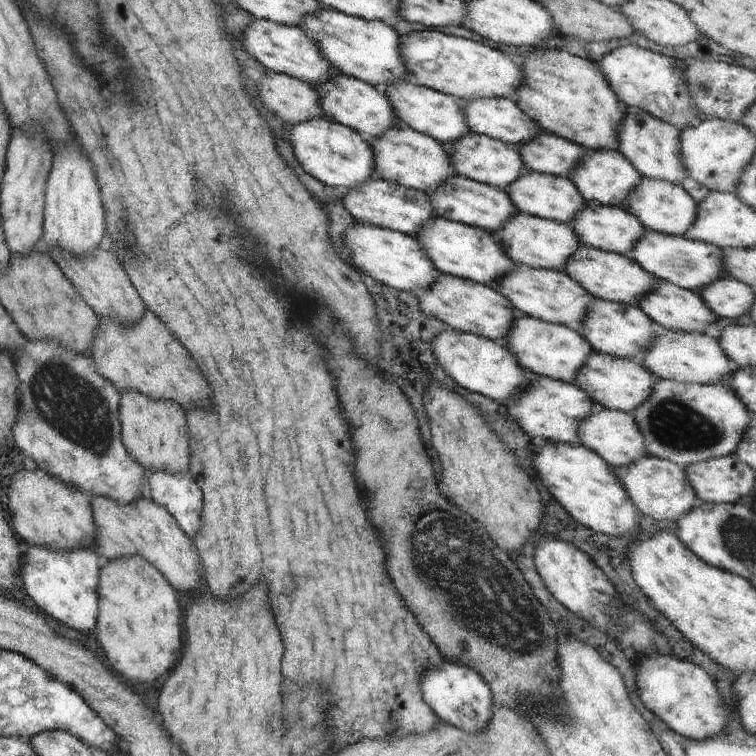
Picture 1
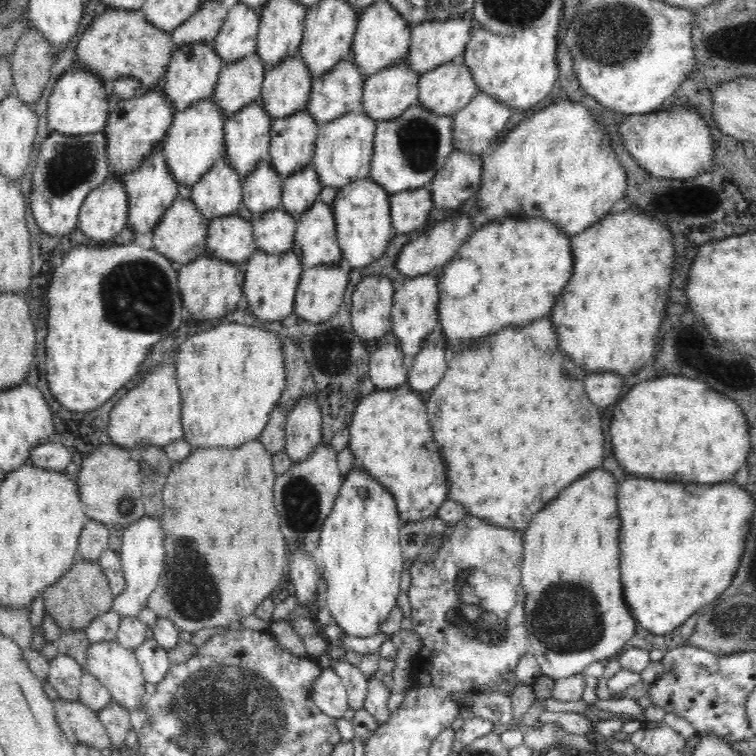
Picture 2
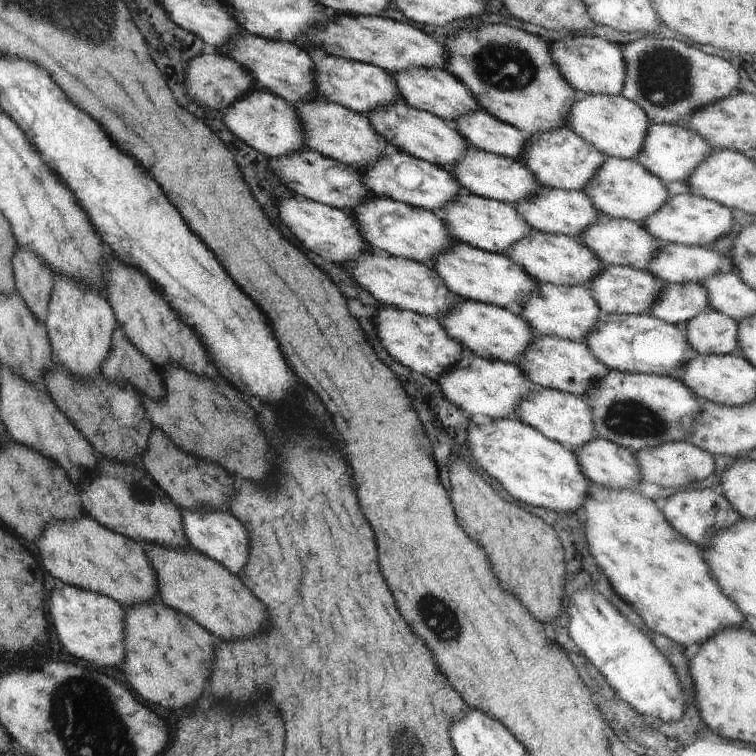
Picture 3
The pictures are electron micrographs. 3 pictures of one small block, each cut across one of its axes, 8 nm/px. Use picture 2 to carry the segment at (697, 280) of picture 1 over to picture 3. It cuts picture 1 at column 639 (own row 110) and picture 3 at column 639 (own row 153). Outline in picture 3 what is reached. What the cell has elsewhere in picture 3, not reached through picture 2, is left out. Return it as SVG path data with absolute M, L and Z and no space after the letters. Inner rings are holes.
M599 213L597 220L588 224L583 232L577 237L577 241L582 246L588 247L588 250L601 260L603 265L622 265L631 266L635 269L646 270L648 260L656 254L658 240L650 236L641 223L628 219L619 219Z

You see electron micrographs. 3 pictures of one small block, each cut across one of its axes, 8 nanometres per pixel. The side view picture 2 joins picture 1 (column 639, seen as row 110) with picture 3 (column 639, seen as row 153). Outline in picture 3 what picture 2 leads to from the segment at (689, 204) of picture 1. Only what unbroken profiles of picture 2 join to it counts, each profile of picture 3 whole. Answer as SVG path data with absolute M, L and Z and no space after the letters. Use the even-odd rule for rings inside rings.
M608 156L605 157L596 174L592 176L591 180L588 180L588 184L582 192L588 196L588 200L592 201L592 206L595 206L599 213L641 224L648 216L660 210L660 207L669 198L663 181L648 172L636 160Z

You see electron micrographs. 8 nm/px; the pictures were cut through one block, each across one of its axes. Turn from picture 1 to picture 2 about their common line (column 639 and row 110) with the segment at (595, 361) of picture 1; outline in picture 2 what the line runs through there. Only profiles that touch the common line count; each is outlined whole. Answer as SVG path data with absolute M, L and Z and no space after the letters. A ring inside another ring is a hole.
M405 58L388 68L365 77L361 110L372 120L394 120L418 102L420 74L414 72Z

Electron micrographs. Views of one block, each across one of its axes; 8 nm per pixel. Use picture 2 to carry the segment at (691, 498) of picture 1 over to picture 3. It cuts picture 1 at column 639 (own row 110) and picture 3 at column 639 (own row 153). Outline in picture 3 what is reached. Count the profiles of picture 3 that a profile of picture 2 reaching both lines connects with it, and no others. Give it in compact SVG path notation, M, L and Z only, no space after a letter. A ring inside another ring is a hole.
M600 437L576 452L582 474L594 484L608 488L636 487L641 481L634 452Z

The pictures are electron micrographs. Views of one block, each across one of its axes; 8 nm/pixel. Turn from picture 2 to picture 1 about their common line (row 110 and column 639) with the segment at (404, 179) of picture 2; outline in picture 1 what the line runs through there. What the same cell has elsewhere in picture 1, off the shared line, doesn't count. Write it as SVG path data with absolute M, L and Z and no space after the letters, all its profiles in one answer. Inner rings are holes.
M672 379L656 381L651 395L644 403L636 407L632 414L642 433L647 454L672 461L683 469L689 464L733 455L740 439L747 432L752 416L730 386L720 383L683 383Z

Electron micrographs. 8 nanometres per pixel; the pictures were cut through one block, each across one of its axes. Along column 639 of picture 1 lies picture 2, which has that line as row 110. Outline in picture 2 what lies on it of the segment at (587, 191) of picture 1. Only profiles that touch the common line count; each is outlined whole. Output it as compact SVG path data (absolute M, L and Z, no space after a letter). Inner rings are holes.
M188 44L184 48L176 48L171 54L161 83L174 114L180 110L186 110L190 104L198 100L211 98L223 65L221 58L207 44Z

